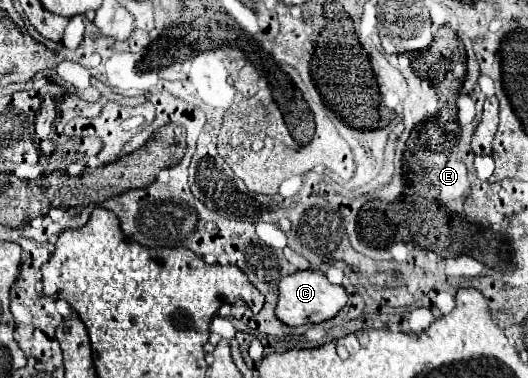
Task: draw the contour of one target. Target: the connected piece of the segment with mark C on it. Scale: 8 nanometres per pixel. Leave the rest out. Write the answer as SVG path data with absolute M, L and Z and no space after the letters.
M307 269L307 271L297 271L293 275L287 275L279 281L279 299L275 305L275 317L289 327L321 323L335 317L345 303L347 303L347 293L343 287L331 285L323 273Z

